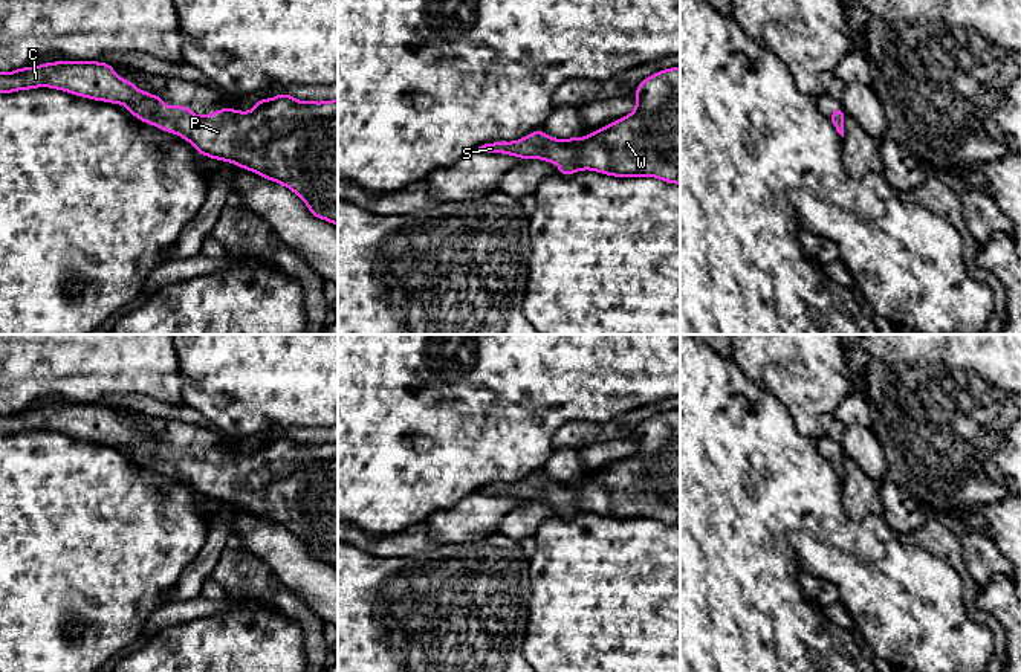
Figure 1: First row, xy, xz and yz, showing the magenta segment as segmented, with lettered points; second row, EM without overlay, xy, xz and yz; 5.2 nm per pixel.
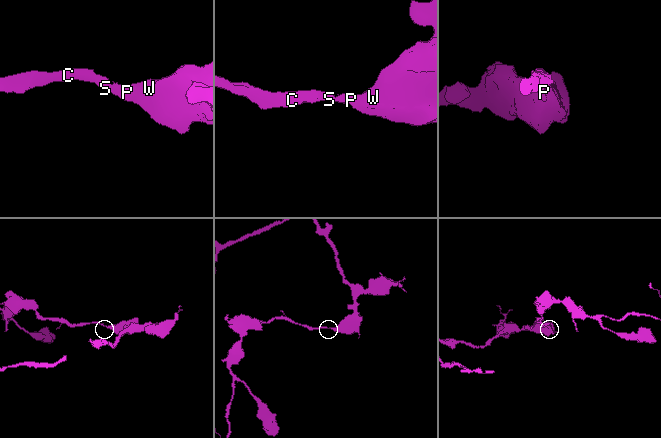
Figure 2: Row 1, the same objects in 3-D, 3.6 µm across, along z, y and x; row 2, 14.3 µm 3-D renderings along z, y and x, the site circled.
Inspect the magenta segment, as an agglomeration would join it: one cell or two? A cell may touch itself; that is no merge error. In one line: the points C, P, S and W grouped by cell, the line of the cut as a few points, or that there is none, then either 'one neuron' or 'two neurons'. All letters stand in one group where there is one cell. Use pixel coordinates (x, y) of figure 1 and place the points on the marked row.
groups C P S W; cut none; one neuron

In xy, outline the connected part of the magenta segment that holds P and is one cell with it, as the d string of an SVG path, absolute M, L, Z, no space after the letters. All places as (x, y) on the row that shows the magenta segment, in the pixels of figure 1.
M55 61L0 73L0 93L50 87L110 104L124 104L144 124L188 141L199 154L231 162L263 179L287 186L304 200L310 214L338 226L338 99L297 101L290 93L257 99L252 111L231 107L208 116L194 115L186 105L168 108L160 96L139 90L115 75L115 66L99 61Z

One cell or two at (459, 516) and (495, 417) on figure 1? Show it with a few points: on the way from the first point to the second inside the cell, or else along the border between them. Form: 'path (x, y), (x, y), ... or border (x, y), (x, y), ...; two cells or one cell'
border (477, 491), (434, 513); two cells

